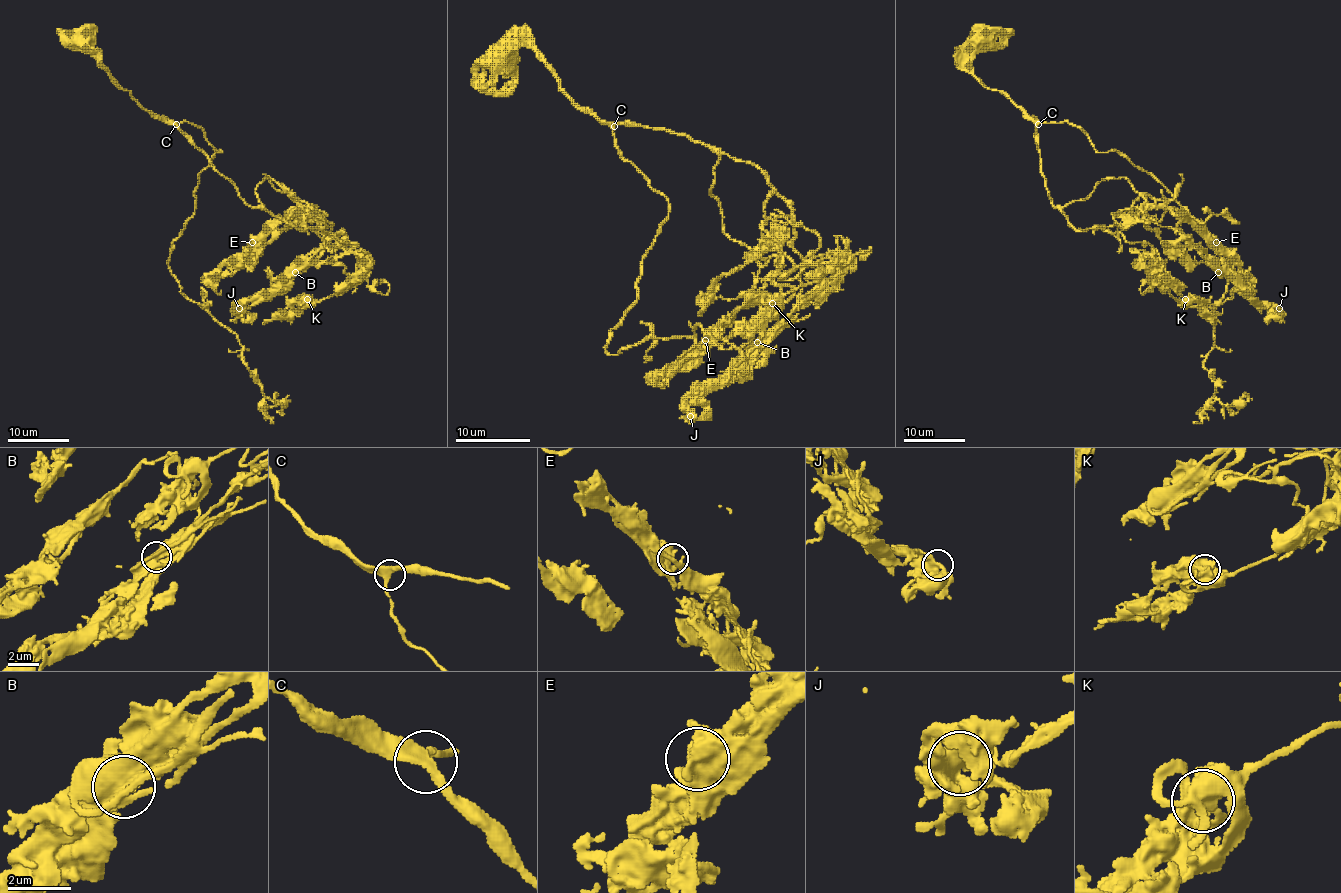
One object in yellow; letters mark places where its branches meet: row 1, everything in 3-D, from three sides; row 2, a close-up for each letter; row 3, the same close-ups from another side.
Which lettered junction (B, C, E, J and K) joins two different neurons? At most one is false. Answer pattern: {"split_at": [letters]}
{"split_at": []}

